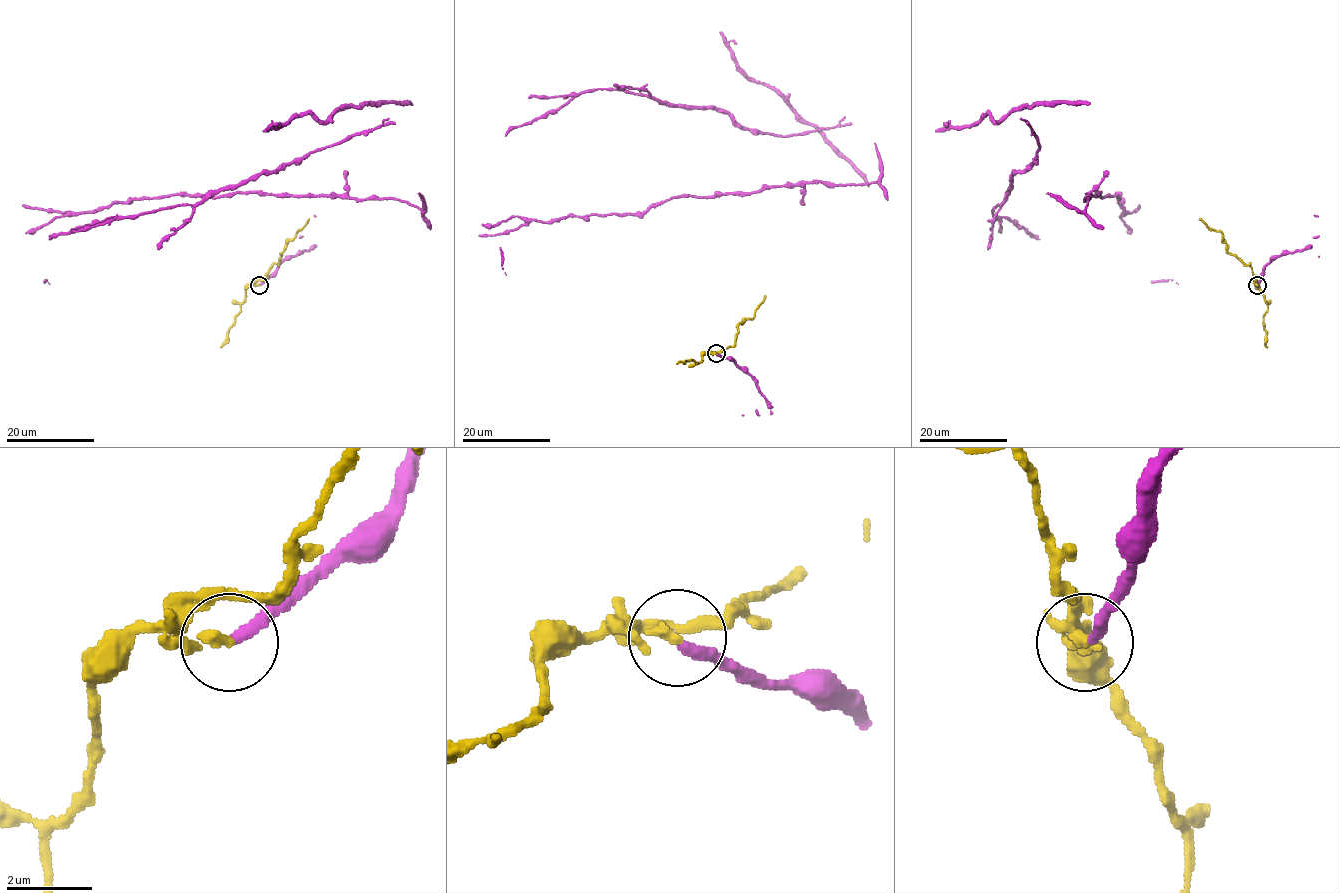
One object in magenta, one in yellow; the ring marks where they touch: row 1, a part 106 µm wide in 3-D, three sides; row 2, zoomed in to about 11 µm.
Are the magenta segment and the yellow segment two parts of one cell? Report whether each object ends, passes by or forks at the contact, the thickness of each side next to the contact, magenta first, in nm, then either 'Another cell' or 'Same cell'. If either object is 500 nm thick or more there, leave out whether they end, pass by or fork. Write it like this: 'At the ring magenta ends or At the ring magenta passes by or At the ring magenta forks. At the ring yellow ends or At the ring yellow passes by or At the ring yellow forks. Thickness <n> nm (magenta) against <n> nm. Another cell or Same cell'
At the ring magenta ends. At the ring yellow passes by. Thickness 280 nm (magenta) against 150 nm. Another cell

